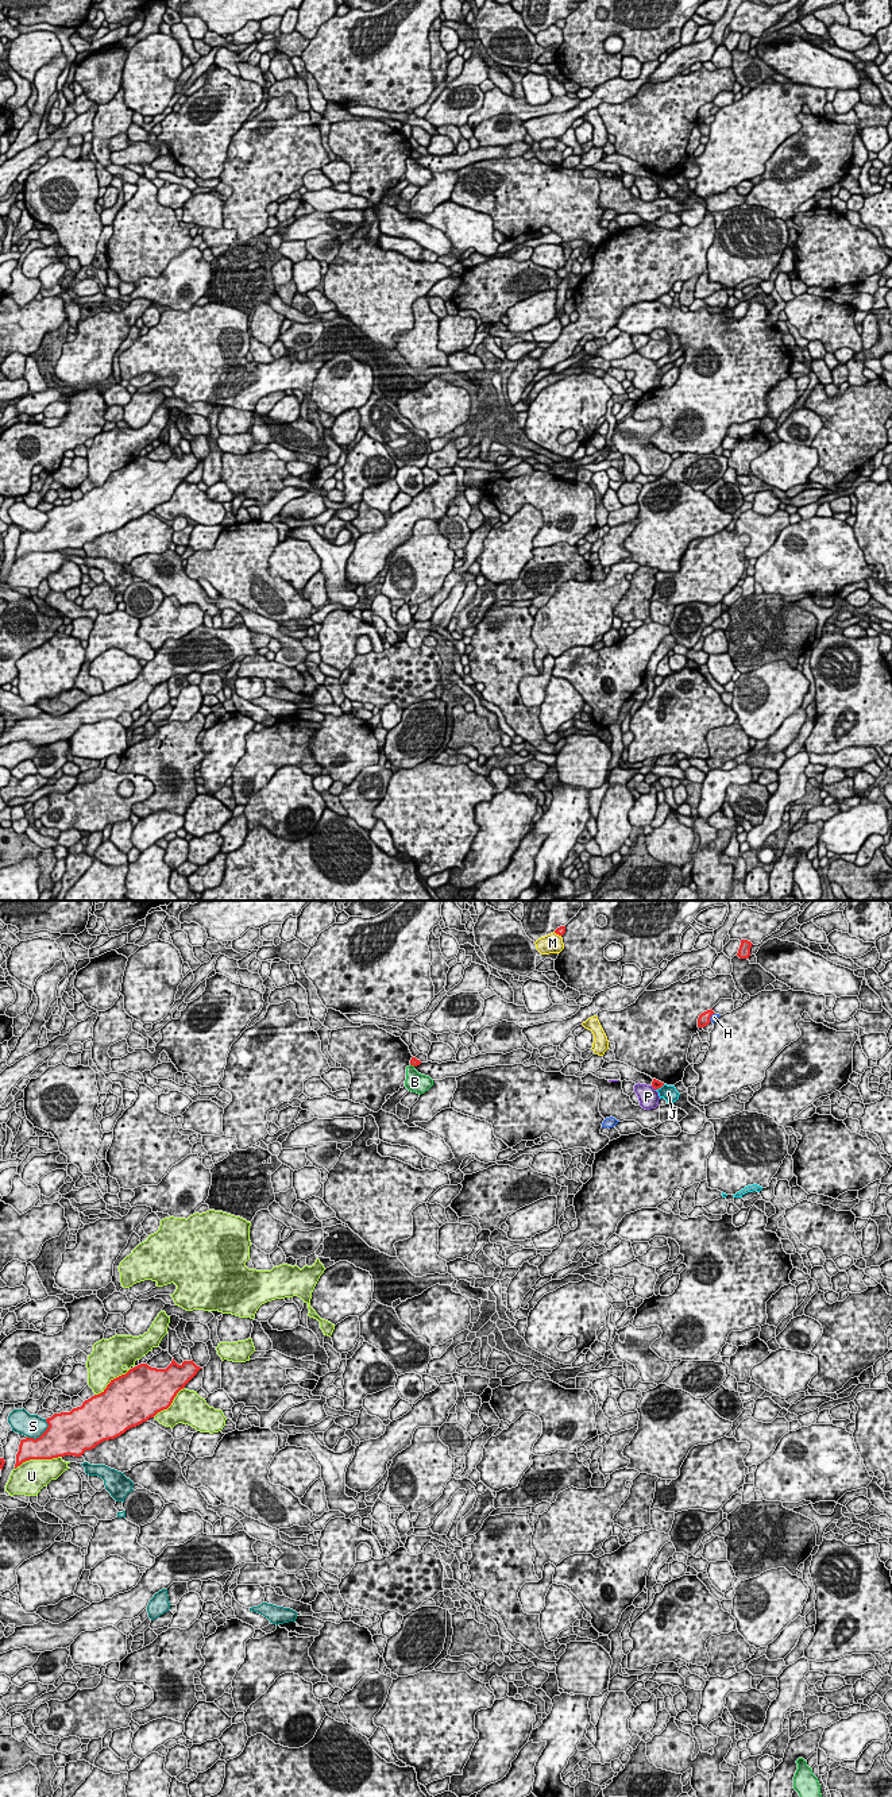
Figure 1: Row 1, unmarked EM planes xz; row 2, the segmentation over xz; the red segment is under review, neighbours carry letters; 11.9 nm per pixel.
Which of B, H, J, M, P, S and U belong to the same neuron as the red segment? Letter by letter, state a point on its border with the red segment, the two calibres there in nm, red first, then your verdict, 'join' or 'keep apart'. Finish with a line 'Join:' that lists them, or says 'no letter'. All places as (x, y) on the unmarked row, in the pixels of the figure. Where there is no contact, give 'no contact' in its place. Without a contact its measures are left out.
B: meets red in xz at (412, 157); 90 nm thick on the red side, 240 nm on the other; keep apart
H: meets red in xz at (710, 110); 140 nm thick on the red side, 90 nm on the other; keep apart
J: meets red in xz at (660, 180); 120 nm thick on the red side, 180 nm on the other; join
M: meets red in xz at (558, 26); 100 nm thick on the red side, 240 nm on the other; keep apart
P: meets red in xz at (653, 180); 120 nm thick on the red side, 240 nm on the other; keep apart
S: meets red in xz at (42, 527); 440 nm thick on the red side, 280 nm on the other; keep apart
U: meets red in xz at (37, 551); 340 nm thick on the red side, 380 nm on the other; keep apart
Join: J

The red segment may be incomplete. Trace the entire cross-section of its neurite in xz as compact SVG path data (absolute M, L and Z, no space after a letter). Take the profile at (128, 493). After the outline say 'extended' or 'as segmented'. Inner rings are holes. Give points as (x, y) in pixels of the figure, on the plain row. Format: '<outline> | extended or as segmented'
M174 451L166 462L147 456L130 462L81 500L47 510L49 520L39 531L22 532L15 562L30 552L81 549L101 535L120 529L167 502L200 462L193 452L178 458Z | as segmented

